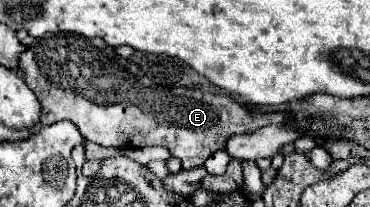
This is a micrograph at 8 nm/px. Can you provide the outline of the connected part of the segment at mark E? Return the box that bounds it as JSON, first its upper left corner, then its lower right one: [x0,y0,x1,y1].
[17,33,285,169]

